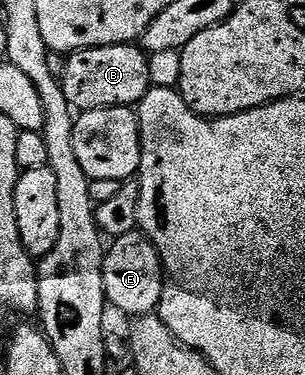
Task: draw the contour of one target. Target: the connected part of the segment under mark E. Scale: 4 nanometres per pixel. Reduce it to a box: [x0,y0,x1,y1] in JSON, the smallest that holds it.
[103,231,165,318]

